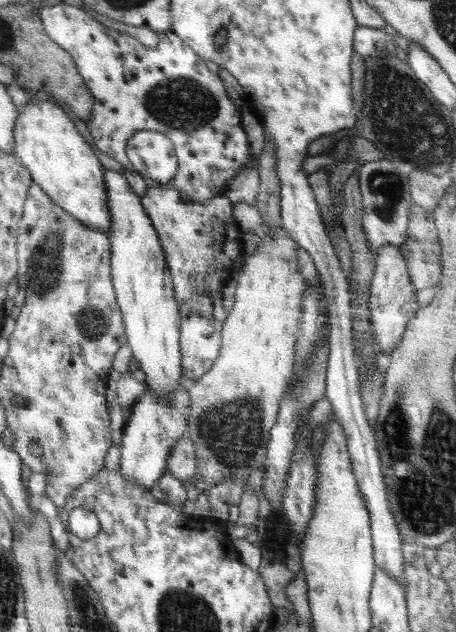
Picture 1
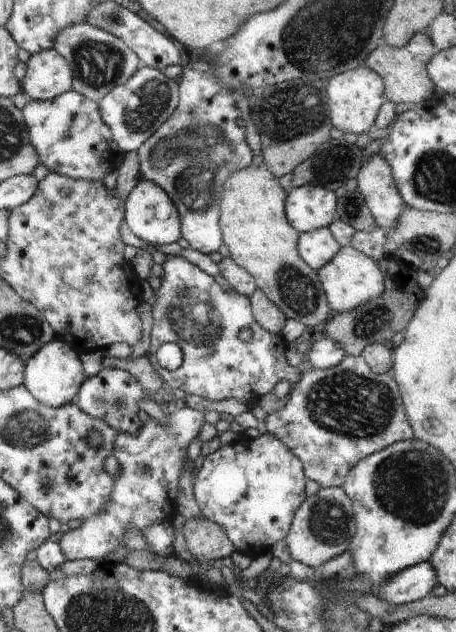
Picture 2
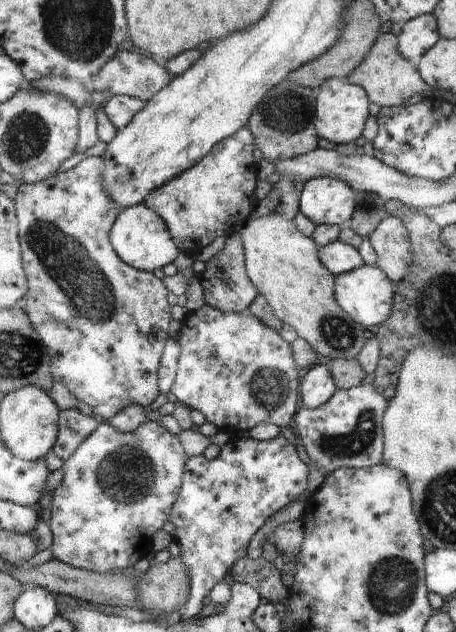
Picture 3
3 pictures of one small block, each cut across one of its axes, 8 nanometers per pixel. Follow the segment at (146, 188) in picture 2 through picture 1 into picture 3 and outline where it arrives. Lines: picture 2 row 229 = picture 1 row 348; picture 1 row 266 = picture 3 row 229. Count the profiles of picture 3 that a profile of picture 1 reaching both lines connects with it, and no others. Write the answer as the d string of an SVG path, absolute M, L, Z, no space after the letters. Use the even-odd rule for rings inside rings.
M144 203L121 210L111 241L118 252L118 257L125 264L132 265L133 268L140 271L154 272L156 269L163 269L172 263L180 252L176 248L176 244L172 242L172 236L170 236L169 229L166 228L165 222Z

